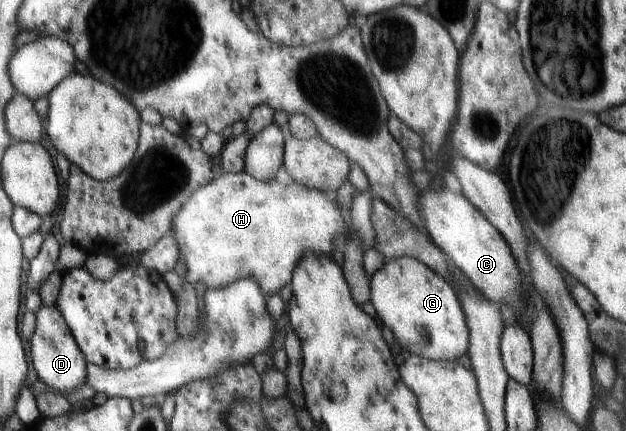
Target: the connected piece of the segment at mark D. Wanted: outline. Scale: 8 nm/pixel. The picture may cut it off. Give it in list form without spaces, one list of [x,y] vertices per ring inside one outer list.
[[[56,304],[42,306],[37,313],[37,320],[36,335],[32,338],[32,358],[39,377],[58,392],[80,388],[85,384],[87,365],[65,313]]]

